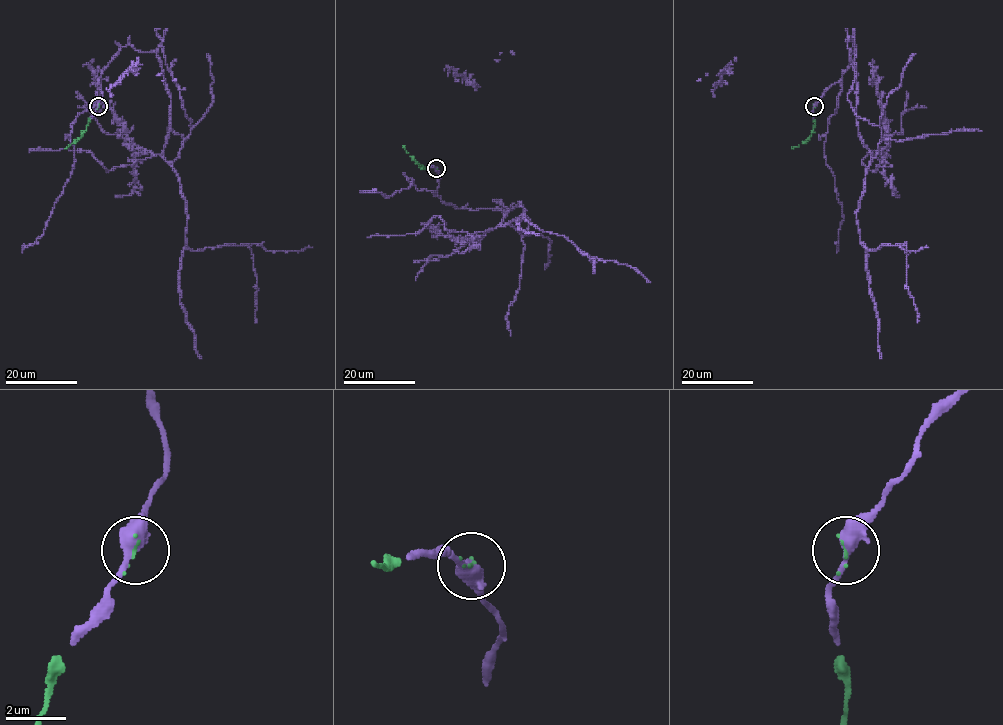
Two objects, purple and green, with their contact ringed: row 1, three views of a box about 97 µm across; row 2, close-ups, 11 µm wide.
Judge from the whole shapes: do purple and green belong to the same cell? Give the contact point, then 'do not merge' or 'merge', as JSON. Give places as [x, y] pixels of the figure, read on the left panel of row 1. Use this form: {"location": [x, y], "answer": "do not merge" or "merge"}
{"location": [98, 106], "answer": "merge"}

